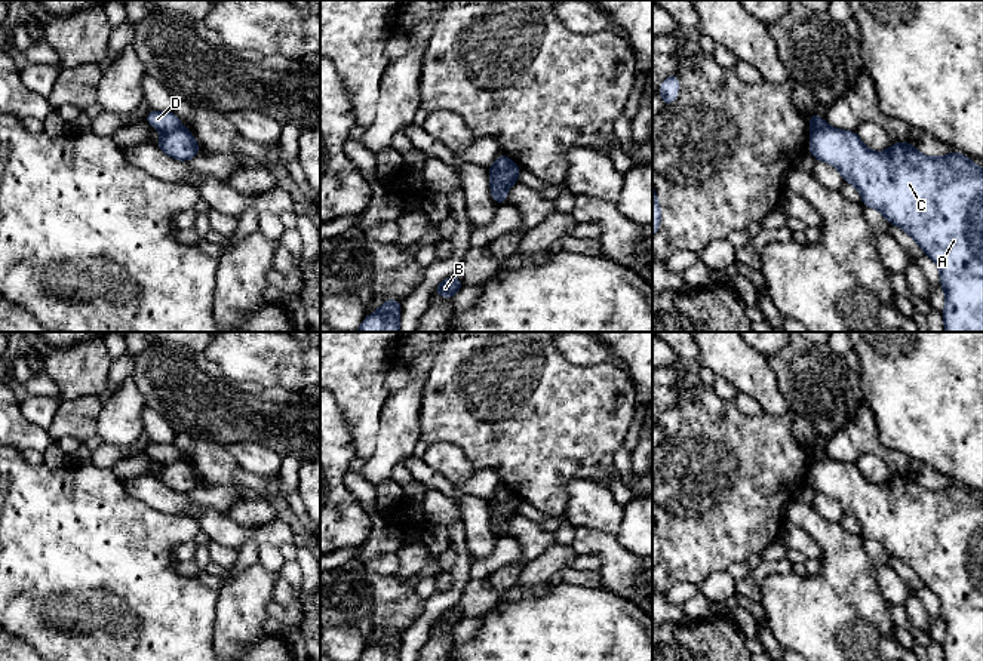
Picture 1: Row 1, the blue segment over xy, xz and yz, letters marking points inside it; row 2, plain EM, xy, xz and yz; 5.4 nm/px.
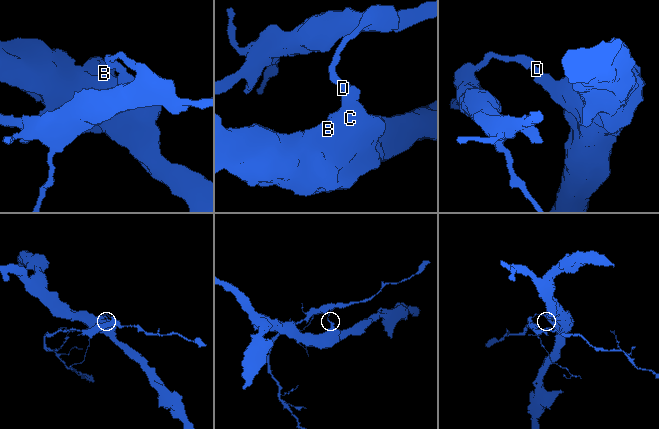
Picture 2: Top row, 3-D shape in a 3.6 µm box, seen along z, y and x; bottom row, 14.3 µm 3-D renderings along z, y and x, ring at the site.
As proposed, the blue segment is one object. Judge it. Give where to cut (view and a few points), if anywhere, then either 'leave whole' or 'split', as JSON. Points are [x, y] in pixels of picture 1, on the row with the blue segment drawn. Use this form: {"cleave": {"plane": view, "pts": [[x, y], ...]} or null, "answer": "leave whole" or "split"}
{"cleave": {"plane": "xz", "pts": [[512, 162], [490, 175]]}, "answer": "split"}

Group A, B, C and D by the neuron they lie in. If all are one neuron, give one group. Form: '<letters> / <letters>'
A B C / D

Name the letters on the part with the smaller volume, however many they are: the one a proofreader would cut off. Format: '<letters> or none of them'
D

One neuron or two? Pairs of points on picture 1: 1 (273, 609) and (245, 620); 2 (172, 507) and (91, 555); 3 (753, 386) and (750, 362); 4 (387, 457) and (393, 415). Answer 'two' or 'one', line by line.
1: two
2: two
3: one
4: one

